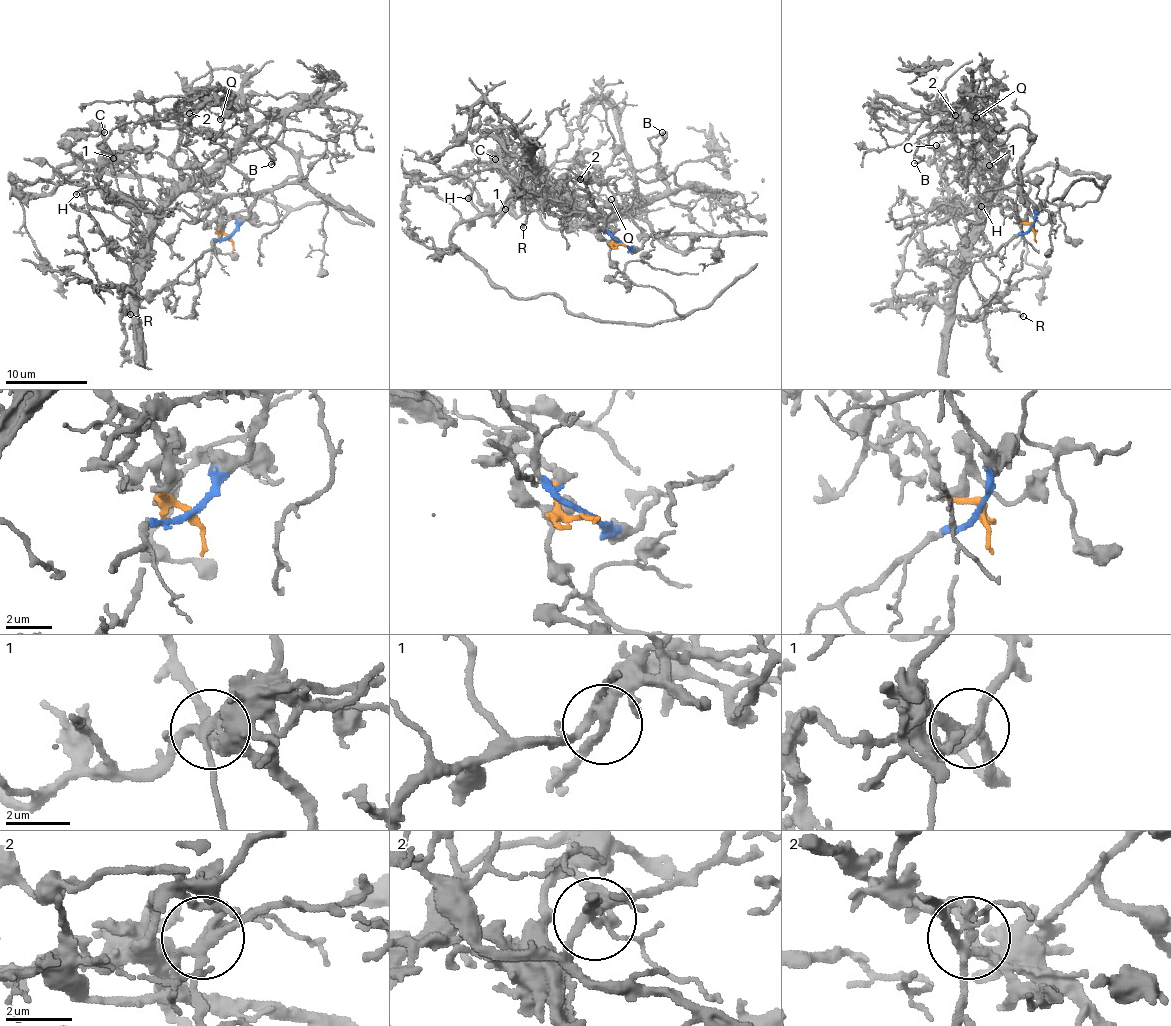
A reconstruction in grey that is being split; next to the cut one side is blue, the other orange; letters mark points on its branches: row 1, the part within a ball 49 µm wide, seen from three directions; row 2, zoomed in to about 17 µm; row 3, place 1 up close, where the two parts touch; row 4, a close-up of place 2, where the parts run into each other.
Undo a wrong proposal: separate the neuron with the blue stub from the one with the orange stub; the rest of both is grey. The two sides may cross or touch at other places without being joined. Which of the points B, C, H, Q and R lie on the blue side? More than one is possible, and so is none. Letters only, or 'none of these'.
Q

